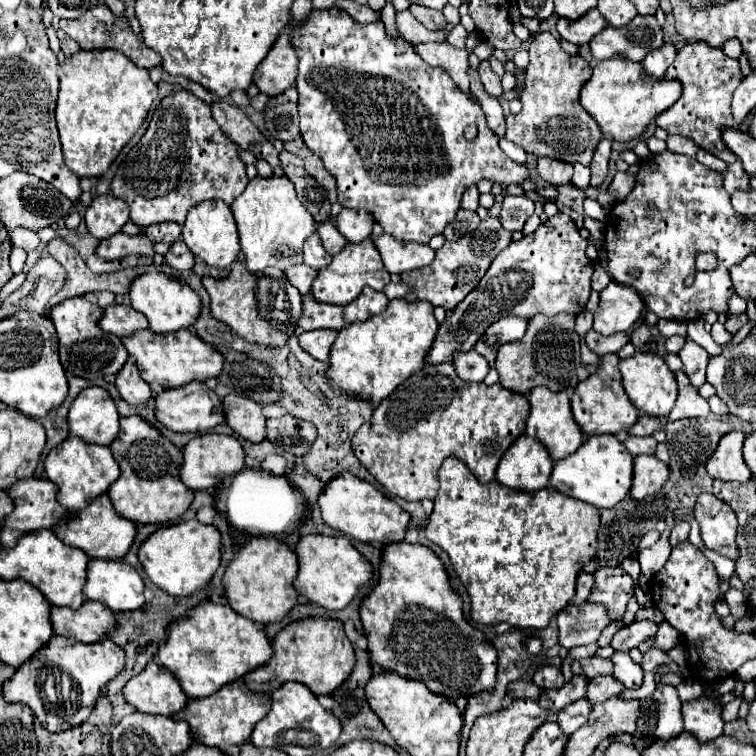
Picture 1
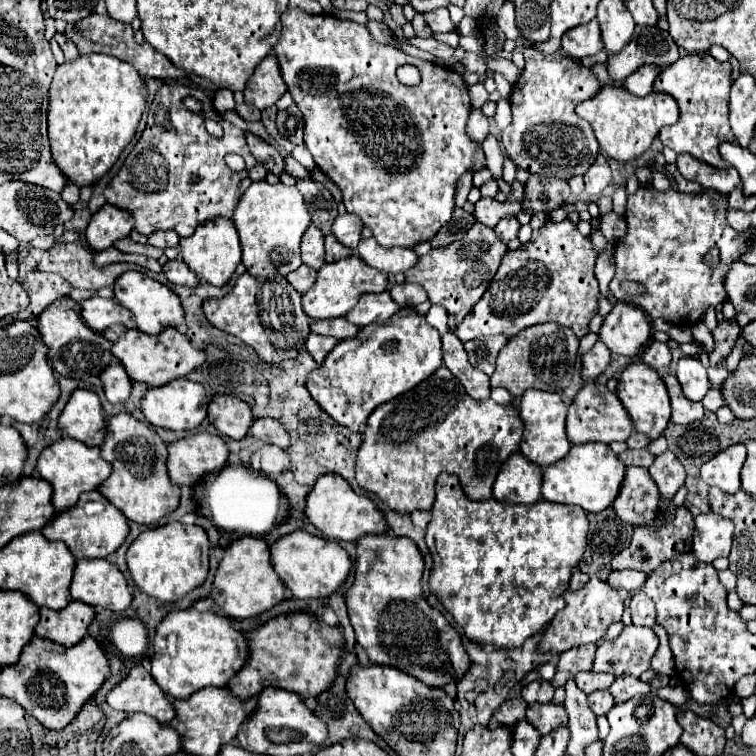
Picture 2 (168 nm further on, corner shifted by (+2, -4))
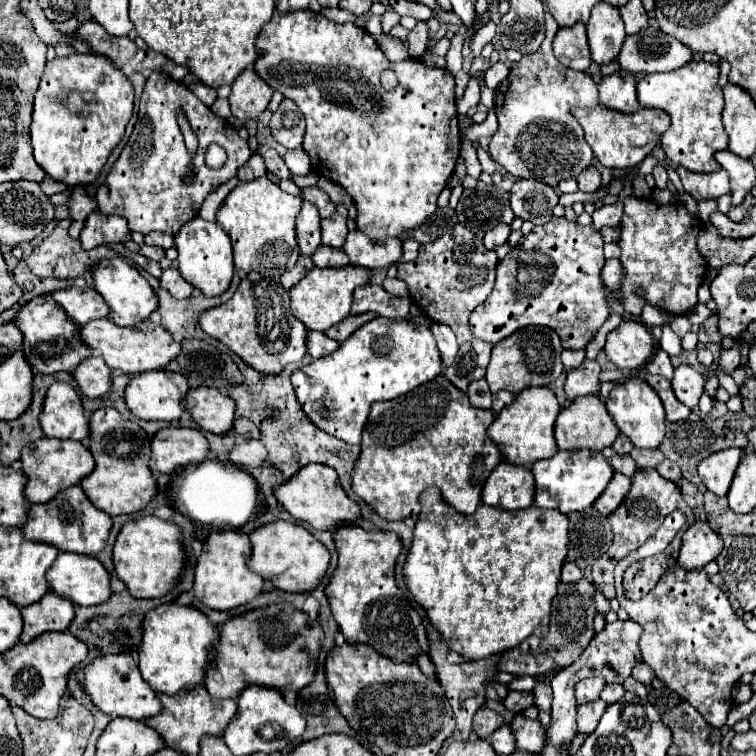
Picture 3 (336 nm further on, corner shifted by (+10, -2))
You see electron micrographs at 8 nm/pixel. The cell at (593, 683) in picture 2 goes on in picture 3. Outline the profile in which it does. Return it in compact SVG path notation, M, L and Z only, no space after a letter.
M592 677L592 679L582 679L576 685L576 703L588 703L588 701L596 701L600 697L600 691L604 689L606 681L602 681L602 677Z

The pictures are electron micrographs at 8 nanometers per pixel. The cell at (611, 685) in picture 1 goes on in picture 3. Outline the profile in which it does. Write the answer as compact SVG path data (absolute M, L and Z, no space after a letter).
M602 699L590 701L586 705L578 707L578 733L592 733L606 709L606 703Z

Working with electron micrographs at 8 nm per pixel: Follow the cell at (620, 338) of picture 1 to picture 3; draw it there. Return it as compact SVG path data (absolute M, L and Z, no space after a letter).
M586 359L580 367L570 369L564 385L568 399L572 401L582 395L598 395L598 385L600 385L598 375L600 375L600 365L598 361L590 361L590 359Z

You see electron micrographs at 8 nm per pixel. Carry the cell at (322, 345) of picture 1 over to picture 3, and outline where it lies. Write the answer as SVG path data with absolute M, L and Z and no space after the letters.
M308 333L306 337L306 349L314 359L320 359L332 351L338 349L338 341L326 337L324 333Z

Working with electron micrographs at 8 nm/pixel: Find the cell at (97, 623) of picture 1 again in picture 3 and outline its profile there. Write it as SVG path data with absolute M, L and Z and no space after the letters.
M46 593L38 603L32 603L22 609L24 631L20 635L22 643L30 643L44 631L68 631L74 621L74 603L66 597Z

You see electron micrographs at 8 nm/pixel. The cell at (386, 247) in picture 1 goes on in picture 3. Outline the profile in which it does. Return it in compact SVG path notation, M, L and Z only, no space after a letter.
M352 231L346 237L342 247L350 257L352 265L370 267L370 269L388 269L390 265L398 263L402 257L402 241L392 237L384 241L372 241L360 231Z

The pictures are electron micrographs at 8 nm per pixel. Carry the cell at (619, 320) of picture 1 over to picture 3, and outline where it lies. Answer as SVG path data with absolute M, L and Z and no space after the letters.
M624 317L624 321L608 333L604 351L618 369L638 369L652 357L652 333L648 333L644 323Z

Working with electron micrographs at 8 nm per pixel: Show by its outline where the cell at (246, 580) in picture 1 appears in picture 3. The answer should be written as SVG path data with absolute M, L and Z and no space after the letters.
M218 531L210 533L204 543L202 555L196 563L196 577L194 577L194 593L196 597L210 609L230 611L240 605L248 605L264 591L264 579L250 571L248 559L252 555L252 545L246 533L240 531Z

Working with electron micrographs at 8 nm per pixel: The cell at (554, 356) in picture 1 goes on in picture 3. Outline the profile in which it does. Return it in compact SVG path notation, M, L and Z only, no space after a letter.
M546 327L518 329L510 337L498 341L492 349L492 359L486 371L486 381L490 385L490 391L496 393L504 389L516 395L524 387L550 385L564 371L564 365L560 361L560 351L562 351L562 343L560 337L554 333L554 329L546 329Z

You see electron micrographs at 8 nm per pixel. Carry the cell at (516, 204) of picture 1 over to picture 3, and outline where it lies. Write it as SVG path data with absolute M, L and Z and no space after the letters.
M502 223L502 225L496 225L494 229L490 229L490 231L484 235L484 239L482 239L482 241L484 241L484 245L486 245L488 249L496 249L496 247L500 247L502 243L506 243L506 241L508 241L510 233L512 233L510 225Z

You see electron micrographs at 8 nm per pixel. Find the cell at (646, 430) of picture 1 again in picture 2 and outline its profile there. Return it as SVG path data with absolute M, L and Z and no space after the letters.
M632 433L630 437L628 437L628 441L626 441L626 445L630 447L630 449L644 449L646 445L650 443L650 437L646 437L646 435L642 435L642 433Z

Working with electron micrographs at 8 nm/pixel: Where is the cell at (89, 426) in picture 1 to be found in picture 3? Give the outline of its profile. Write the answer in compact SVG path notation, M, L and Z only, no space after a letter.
M68 383L50 385L44 399L40 425L46 437L76 441L84 441L88 437L90 423L84 415L82 401L72 385Z

